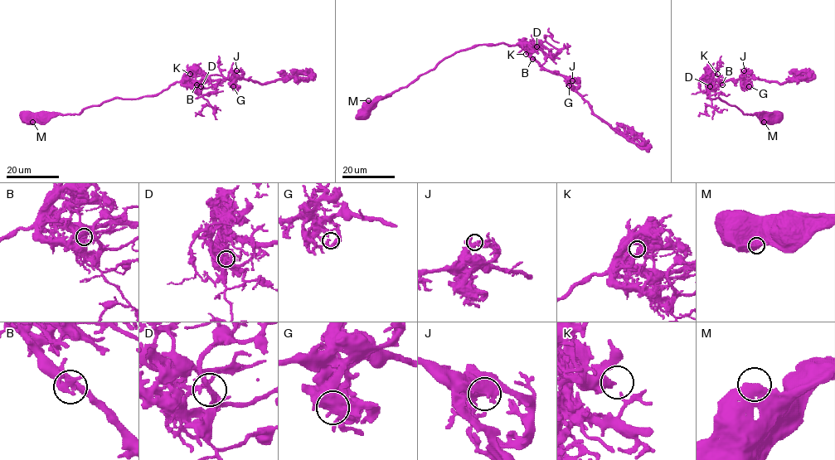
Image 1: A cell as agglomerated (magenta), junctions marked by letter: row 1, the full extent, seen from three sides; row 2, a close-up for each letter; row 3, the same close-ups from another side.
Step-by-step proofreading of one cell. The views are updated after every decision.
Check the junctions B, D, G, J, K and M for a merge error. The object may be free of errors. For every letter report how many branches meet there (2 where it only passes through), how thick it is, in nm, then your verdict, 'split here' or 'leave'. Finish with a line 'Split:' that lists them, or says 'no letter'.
B: 2 | 280 nm | leave
D: 2 | 240 nm | split here
G: 1 | 280 nm | leave
J: 2 | 280 nm | leave
K: 2 | 280 nm | leave
M: 2 | 360 nm | leave
Split: D

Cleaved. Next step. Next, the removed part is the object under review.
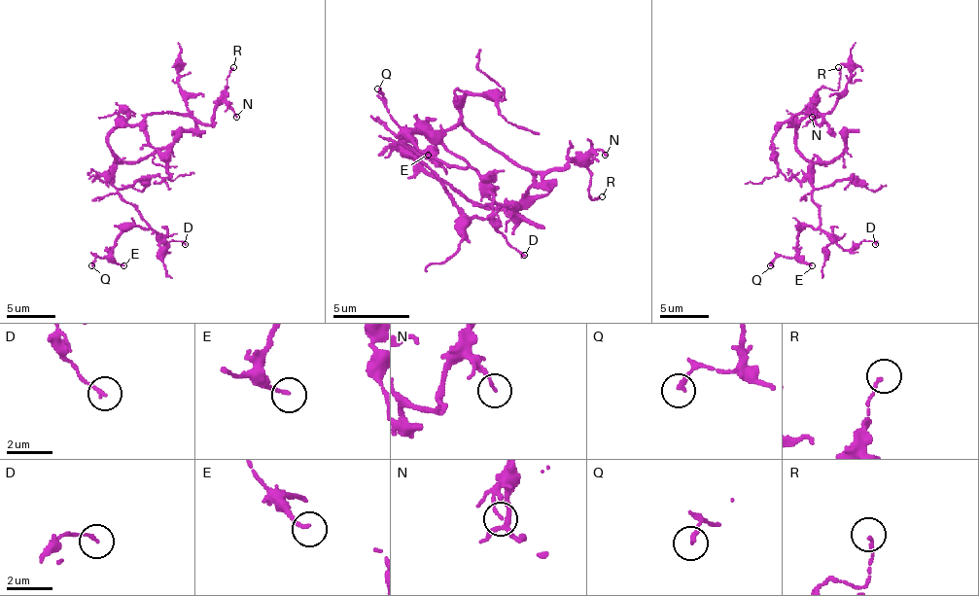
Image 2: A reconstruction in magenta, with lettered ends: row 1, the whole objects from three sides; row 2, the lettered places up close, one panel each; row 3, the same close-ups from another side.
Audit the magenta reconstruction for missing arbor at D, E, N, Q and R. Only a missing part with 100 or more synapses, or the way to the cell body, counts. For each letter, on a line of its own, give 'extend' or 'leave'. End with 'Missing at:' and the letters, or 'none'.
D: leave
E: leave
N: leave
Q: leave
R: leave
Missing at: none

